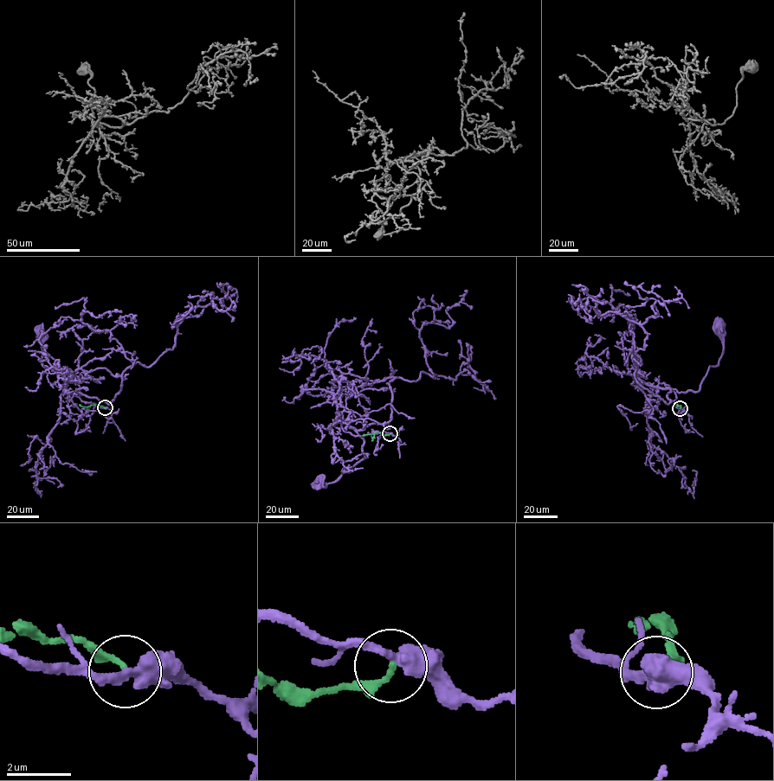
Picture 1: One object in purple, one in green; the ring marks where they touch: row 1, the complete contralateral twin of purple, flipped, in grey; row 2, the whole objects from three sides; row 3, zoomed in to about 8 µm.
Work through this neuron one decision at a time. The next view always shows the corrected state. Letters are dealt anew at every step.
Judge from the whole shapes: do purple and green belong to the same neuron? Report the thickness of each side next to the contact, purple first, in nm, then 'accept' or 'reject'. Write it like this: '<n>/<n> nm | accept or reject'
400/170 nm | reject

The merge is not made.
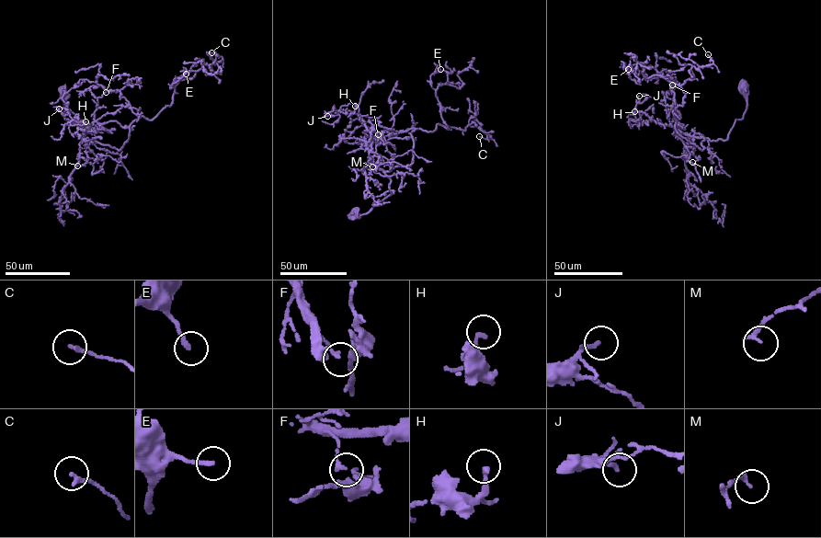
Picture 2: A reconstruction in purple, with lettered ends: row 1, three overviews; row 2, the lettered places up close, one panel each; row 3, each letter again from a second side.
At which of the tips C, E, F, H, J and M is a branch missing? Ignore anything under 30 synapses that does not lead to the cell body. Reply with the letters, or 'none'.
none

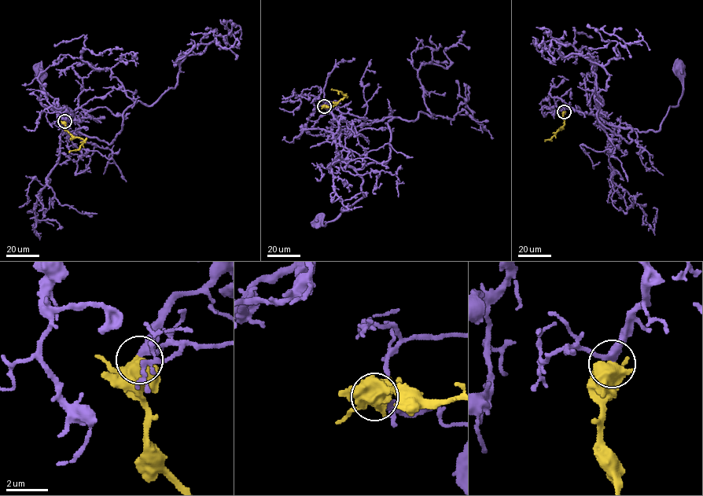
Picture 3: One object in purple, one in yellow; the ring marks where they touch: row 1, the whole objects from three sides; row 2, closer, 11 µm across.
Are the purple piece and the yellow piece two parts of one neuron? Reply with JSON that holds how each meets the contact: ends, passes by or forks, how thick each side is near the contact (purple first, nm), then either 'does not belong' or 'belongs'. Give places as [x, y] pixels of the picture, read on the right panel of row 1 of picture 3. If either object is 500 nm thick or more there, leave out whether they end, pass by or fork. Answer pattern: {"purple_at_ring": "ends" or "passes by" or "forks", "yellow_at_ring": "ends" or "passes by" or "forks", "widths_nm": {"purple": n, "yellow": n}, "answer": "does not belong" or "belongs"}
{"widths_nm": {"purple": 300, "yellow": 800}, "answer": "belongs"}

